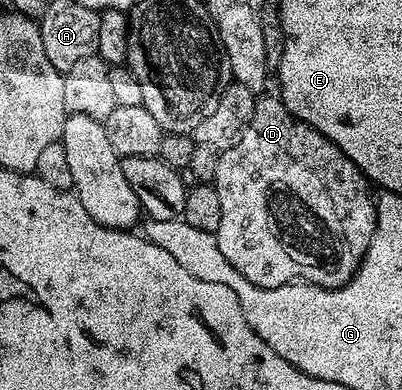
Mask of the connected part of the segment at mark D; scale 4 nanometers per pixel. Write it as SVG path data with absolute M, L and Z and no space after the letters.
M261 95L257 99L254 118L250 118L250 126L246 126L242 142L219 153L217 158L214 183L222 205L222 226L218 226L214 233L218 250L222 250L226 262L240 264L240 260L244 260L244 264L252 264L252 268L256 268L256 256L248 256L248 252L256 252L256 228L260 228L260 219L263 218L282 254L300 268L300 272L288 274L288 278L323 288L329 287L330 282L341 281L343 277L351 279L355 269L349 267L342 274L344 262L360 262L370 246L377 224L374 192L369 177L364 175L355 160L349 158L348 153L338 150L330 138L292 116L279 95L268 95Z

